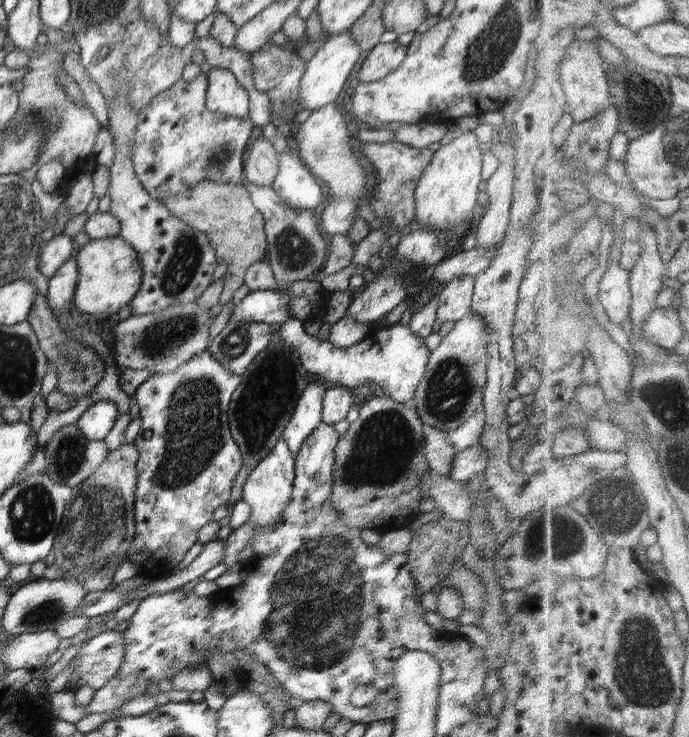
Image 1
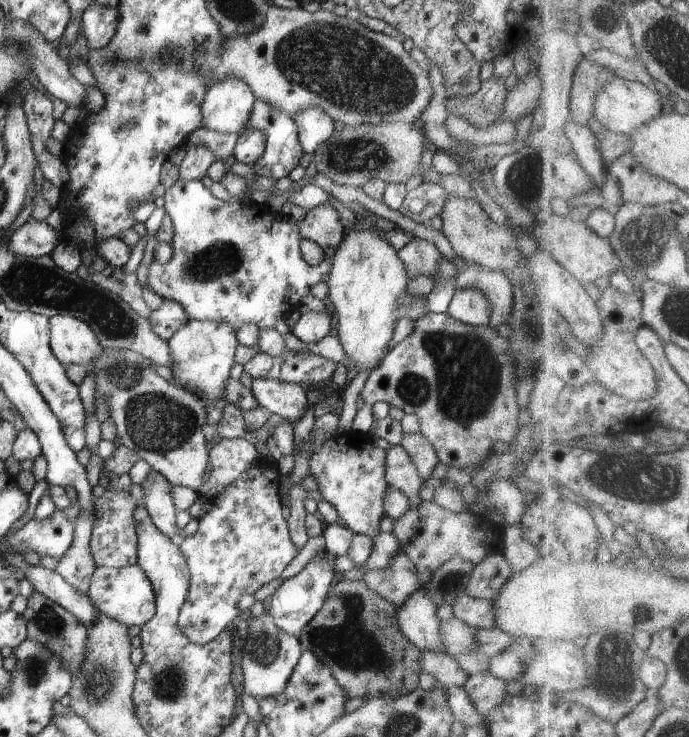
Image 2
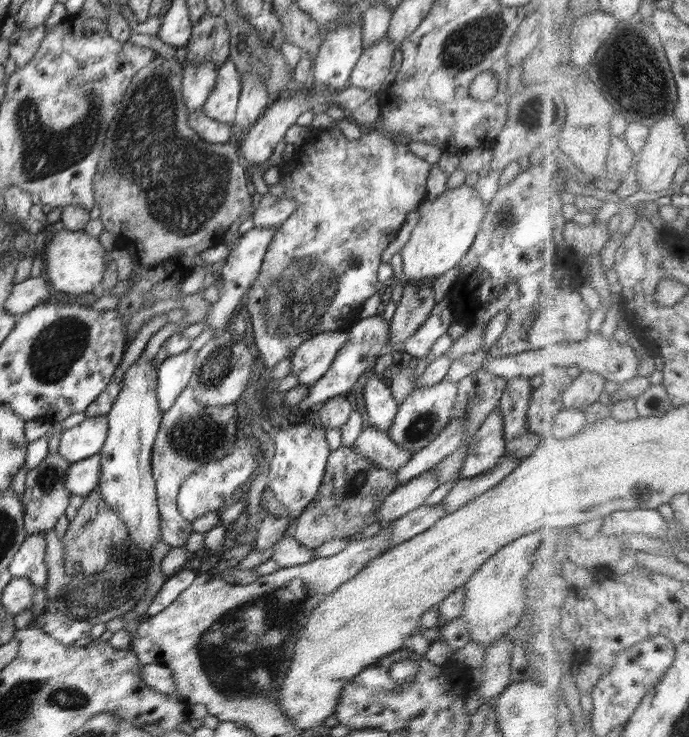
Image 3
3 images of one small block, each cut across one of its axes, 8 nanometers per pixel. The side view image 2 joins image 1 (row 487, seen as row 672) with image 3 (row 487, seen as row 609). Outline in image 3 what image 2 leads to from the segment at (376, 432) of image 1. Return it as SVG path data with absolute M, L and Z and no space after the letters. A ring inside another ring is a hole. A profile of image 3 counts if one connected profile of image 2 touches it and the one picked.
M341 445L330 452L320 490L298 516L293 537L309 549L318 548L331 539L350 540L366 526L378 522L376 511L398 486L395 471L374 466L354 446Z

